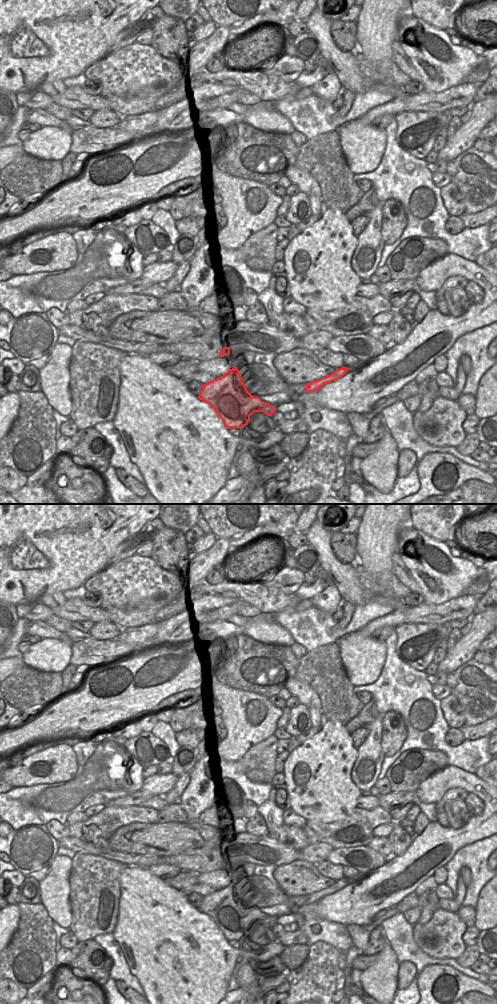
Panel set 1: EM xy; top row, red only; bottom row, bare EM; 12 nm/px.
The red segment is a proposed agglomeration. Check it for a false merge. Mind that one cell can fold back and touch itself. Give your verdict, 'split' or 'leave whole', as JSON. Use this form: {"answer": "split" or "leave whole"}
{"answer": "split"}

